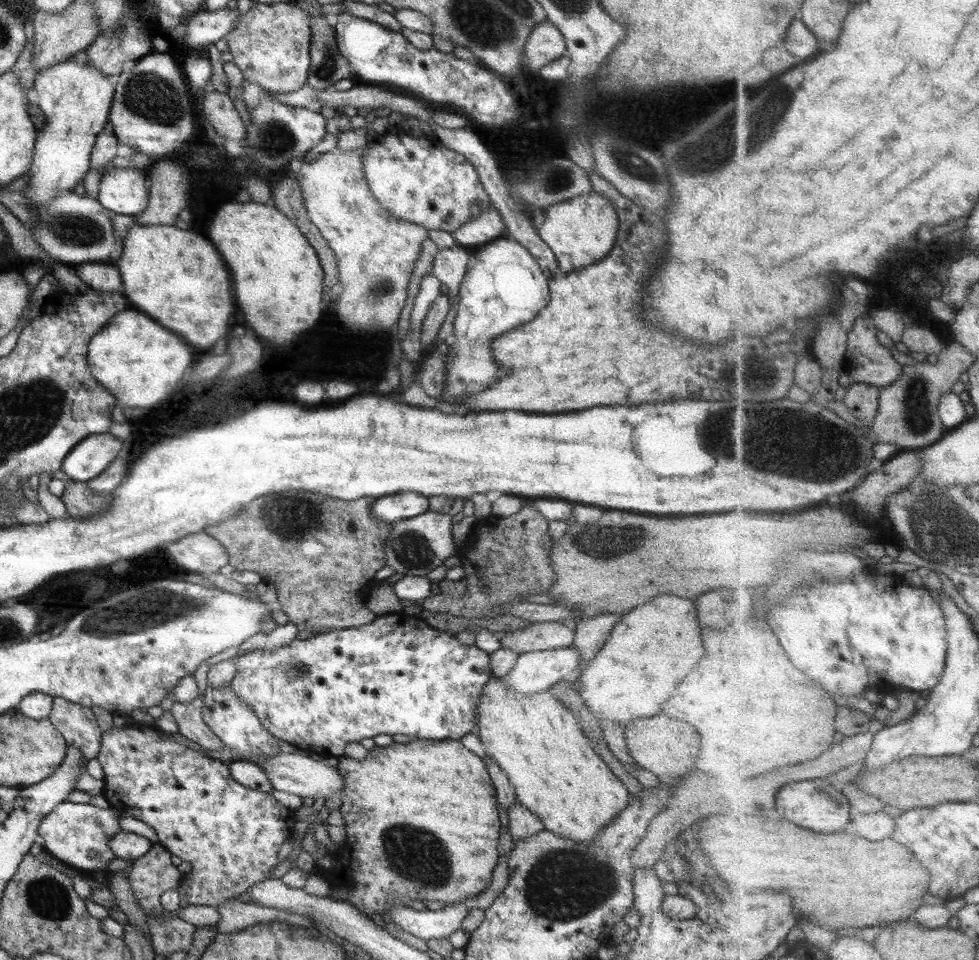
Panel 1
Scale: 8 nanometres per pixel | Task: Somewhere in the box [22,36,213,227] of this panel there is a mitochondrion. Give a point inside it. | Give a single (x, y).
(150, 98)

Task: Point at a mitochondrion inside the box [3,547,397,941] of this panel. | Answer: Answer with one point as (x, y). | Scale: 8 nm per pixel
(45, 897)

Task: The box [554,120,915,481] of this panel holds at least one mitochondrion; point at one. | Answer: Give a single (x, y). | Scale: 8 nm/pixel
(651, 250)

